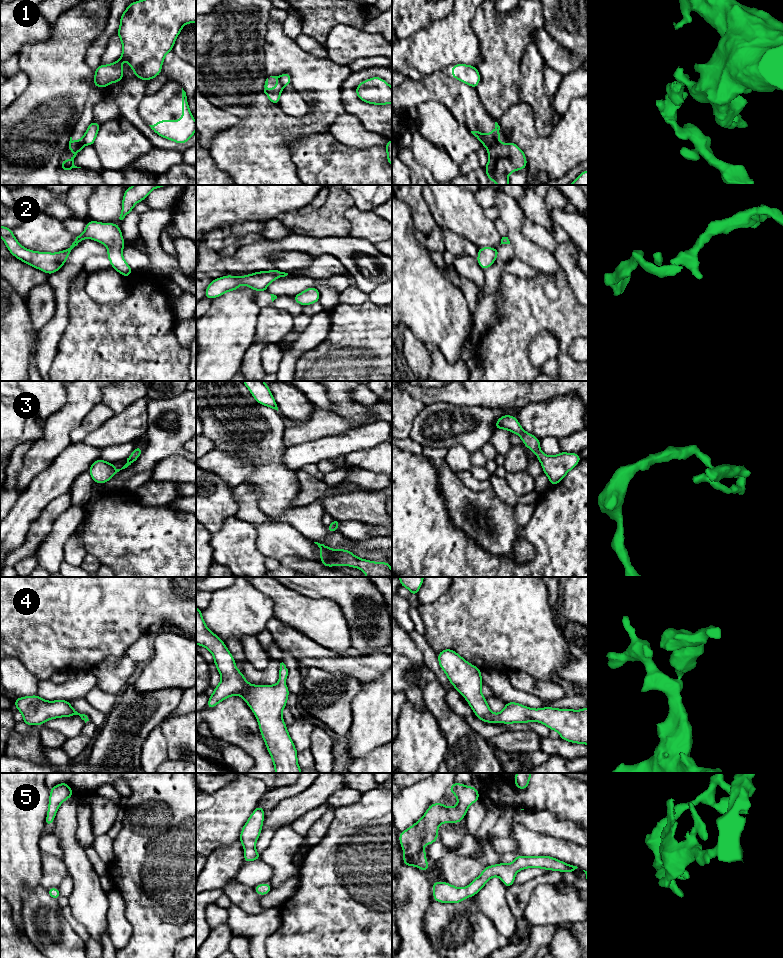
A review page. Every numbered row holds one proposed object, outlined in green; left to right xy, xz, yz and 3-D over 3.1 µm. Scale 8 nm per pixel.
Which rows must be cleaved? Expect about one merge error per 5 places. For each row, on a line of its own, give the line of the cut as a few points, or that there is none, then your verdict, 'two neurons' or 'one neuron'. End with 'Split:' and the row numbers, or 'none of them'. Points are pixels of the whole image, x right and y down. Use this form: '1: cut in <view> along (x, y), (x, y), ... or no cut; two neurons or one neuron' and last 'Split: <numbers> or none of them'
1: cut in yz along (484, 135), (482, 144); two neurons
2: cut in xy along (65, 250), (69, 253); two neurons
3: no cut; one neuron
4: no cut; one neuron
5: no cut; one neuron
Split: 1, 2

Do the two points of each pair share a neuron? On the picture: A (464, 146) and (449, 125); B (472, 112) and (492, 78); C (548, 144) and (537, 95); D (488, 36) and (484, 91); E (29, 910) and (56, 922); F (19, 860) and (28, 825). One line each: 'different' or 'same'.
A: same
B: different
C: different
D: same
E: same
F: same

